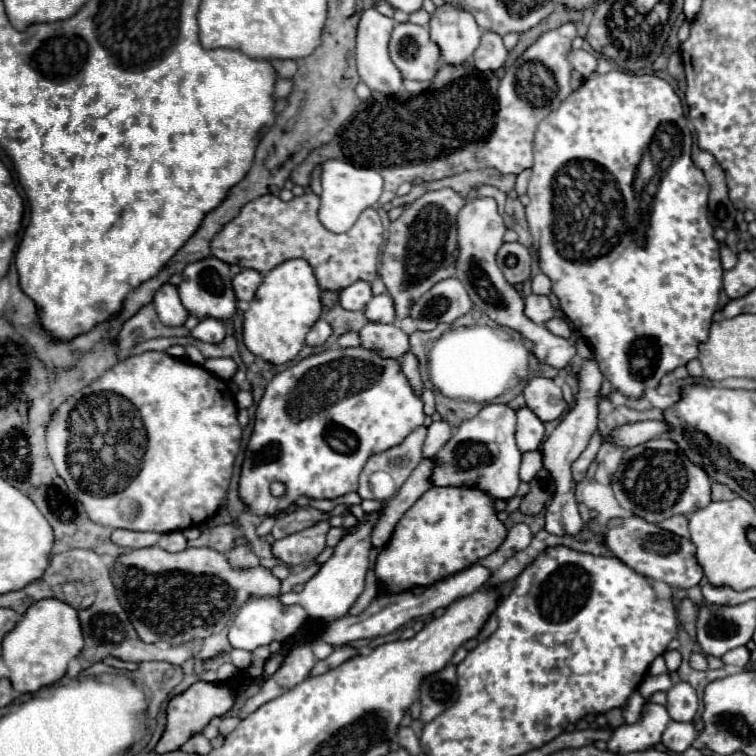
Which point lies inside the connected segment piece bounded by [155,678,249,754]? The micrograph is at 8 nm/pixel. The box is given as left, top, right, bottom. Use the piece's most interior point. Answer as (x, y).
(188, 713)

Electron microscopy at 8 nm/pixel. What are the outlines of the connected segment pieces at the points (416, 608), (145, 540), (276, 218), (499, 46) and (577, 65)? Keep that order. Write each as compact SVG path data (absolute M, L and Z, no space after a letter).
M475 564L459 574L453 574L429 588L425 588L425 592L421 596L413 596L413 592L403 592L403 594L389 594L389 596L375 596L373 602L359 614L359 616L343 616L335 622L329 622L323 626L323 630L319 632L319 638L325 640L331 646L341 646L347 642L355 642L361 638L377 638L377 636L385 636L397 628L401 628L403 624L407 624L409 620L417 618L417 616L427 616L433 614L437 608L447 608L451 606L455 600L471 596L473 592L481 590L483 584L491 578L491 570Z
M113 530L111 540L123 548L147 548L159 540L157 532L135 532L135 530Z
M313 192L293 198L291 202L283 202L275 194L265 194L247 202L241 212L215 234L211 254L227 264L239 264L259 274L267 274L285 260L303 258L313 268L321 290L339 292L357 280L373 282L377 278L379 248L383 244L383 224L377 210L363 210L349 232L333 234L317 220L317 208L319 196Z
M485 32L481 38L481 44L473 56L473 64L481 72L493 72L503 66L507 58L507 50L501 42L501 36L495 32Z
M571 50L569 62L583 78L589 78L597 70L597 58L585 50Z

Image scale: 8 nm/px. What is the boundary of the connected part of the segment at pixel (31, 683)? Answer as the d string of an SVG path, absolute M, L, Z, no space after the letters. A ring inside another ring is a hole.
M43 598L27 608L17 626L3 640L3 662L9 668L9 680L17 692L37 692L57 682L71 658L83 650L83 632L77 610L57 598Z

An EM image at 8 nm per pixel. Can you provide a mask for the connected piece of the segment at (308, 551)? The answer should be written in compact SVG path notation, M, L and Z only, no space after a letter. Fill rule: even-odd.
M321 522L301 532L295 532L291 536L285 536L281 540L275 540L275 544L271 546L271 552L279 562L287 566L307 564L315 560L315 556L325 548L327 528L331 528L329 522Z

